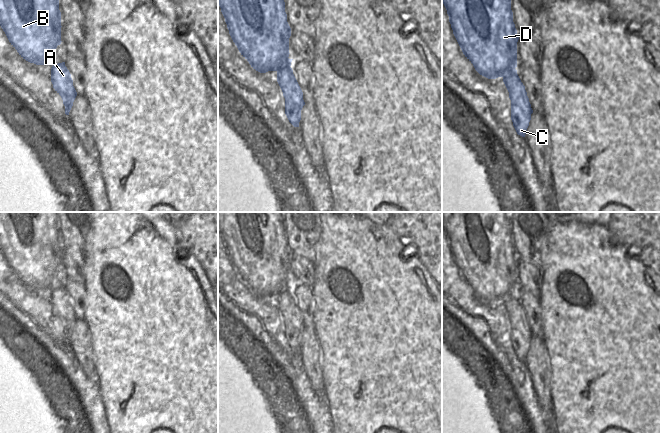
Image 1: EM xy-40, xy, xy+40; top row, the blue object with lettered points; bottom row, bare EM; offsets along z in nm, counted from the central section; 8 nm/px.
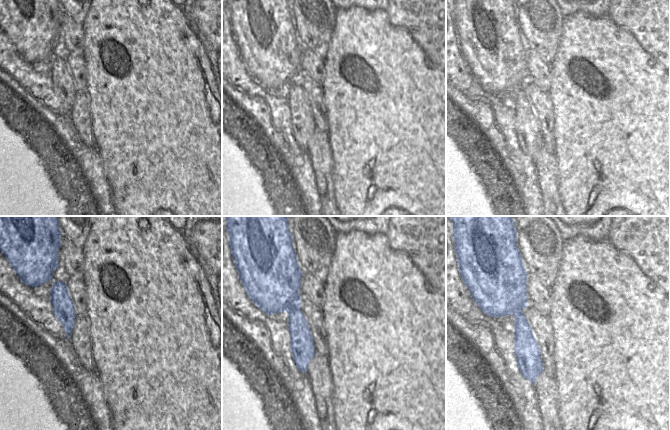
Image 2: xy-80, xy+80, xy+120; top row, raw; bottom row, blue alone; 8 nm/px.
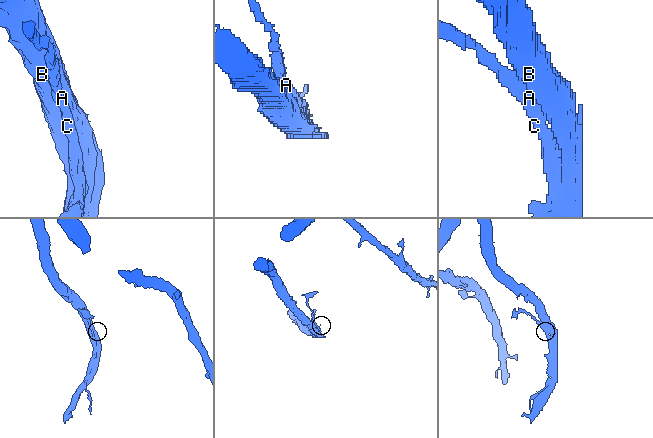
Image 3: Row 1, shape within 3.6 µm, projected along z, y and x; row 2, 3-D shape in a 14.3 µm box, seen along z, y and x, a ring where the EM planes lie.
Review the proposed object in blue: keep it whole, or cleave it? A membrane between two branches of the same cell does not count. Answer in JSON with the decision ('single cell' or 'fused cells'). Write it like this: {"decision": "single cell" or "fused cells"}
{"decision": "fused cells"}

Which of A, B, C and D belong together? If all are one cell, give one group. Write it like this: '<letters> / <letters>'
A C / B D

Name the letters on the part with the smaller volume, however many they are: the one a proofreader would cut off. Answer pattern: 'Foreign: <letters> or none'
Foreign: A, C.

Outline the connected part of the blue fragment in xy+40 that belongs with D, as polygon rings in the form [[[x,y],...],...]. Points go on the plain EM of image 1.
[[[442,212],[444,228],[453,258],[465,281],[475,294],[488,303],[504,301],[517,291],[517,266],[519,260],[513,246],[508,212]]]

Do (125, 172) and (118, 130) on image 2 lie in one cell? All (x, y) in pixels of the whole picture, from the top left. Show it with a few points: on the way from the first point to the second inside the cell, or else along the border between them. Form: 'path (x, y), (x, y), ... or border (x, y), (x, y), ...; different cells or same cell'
path (125, 162), (125, 140); same cell

